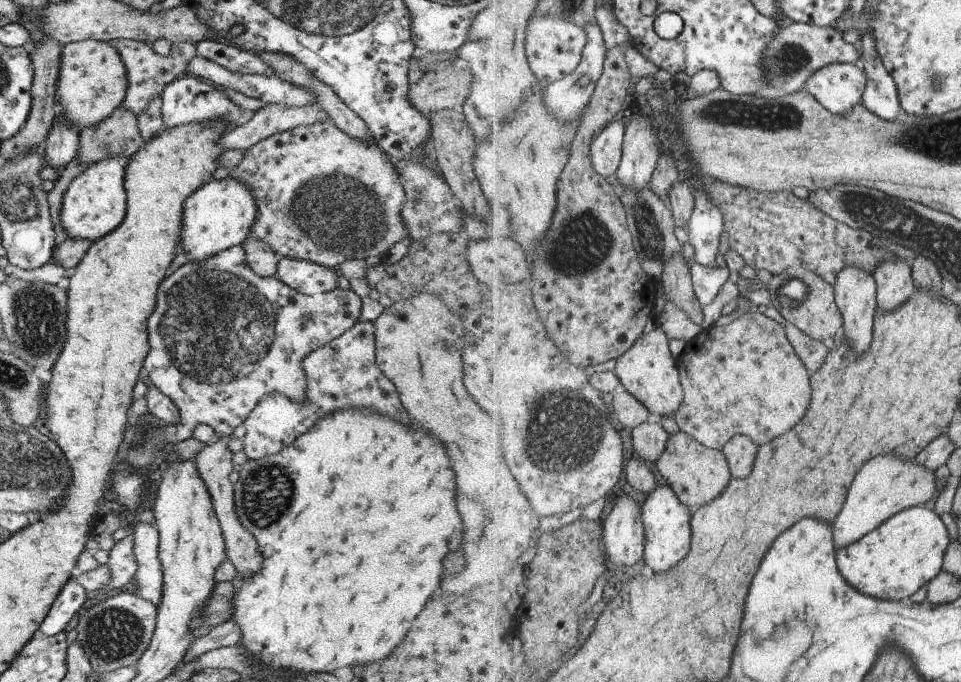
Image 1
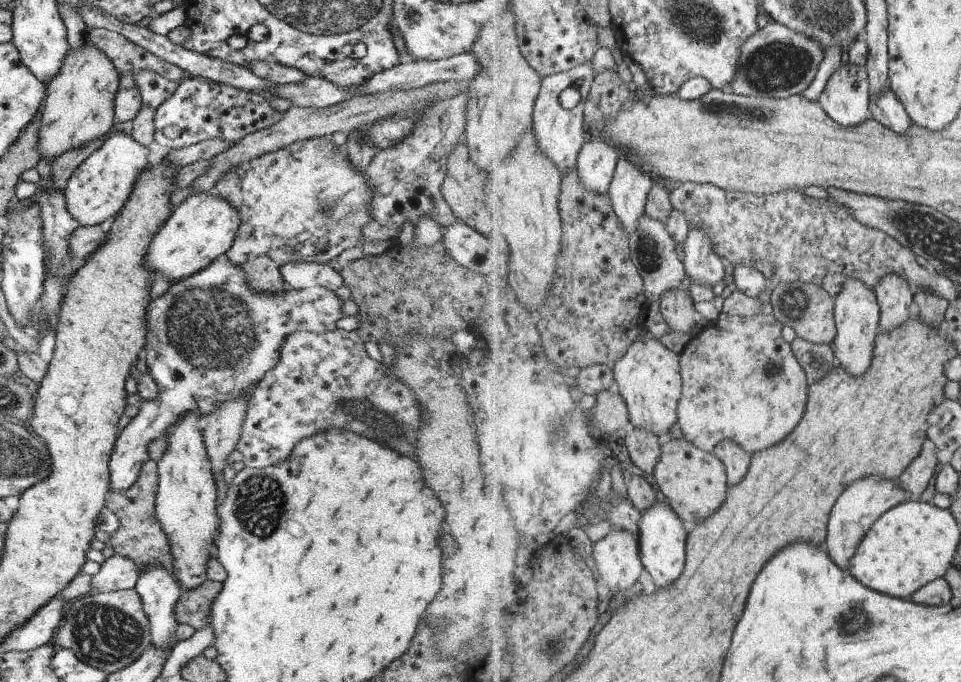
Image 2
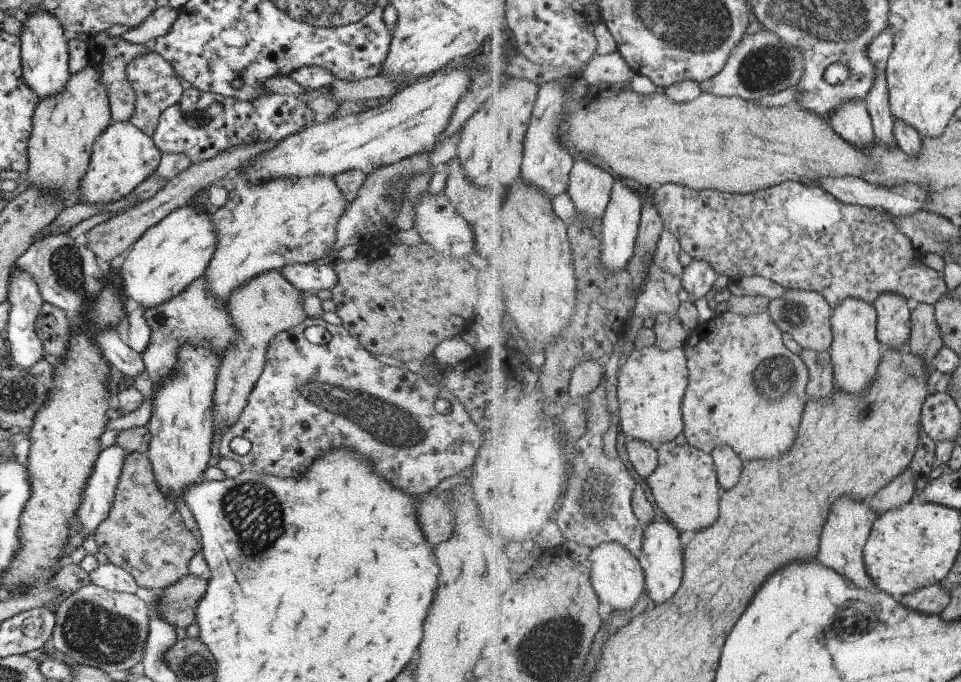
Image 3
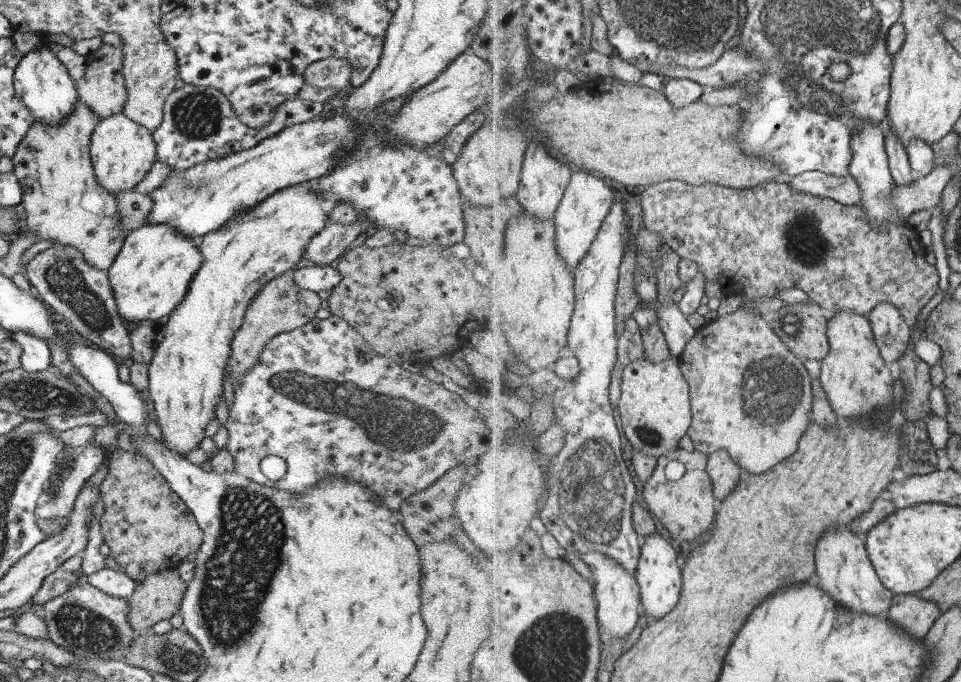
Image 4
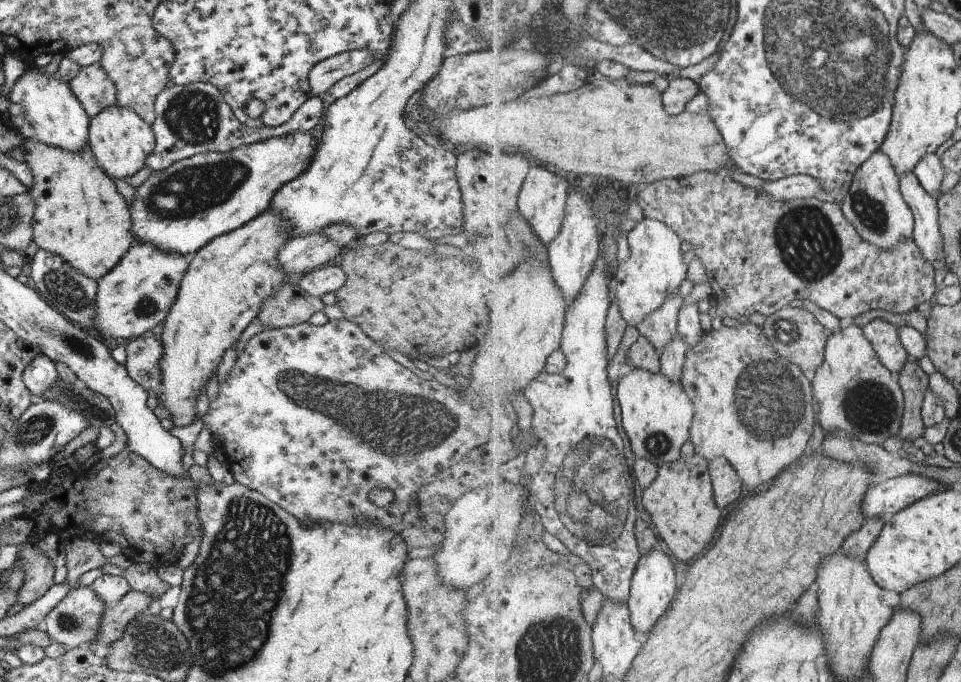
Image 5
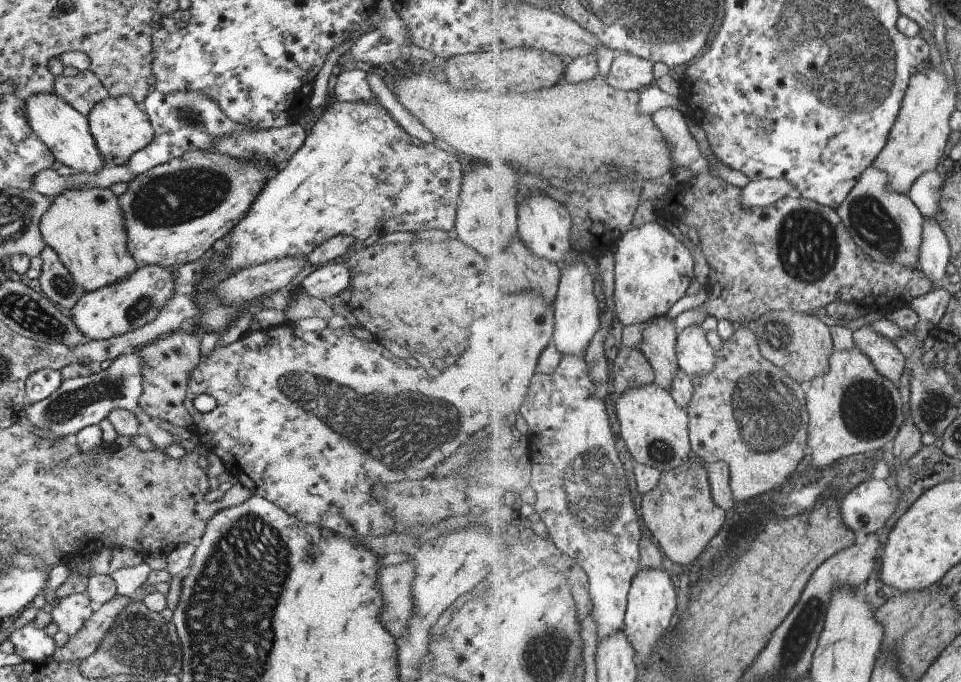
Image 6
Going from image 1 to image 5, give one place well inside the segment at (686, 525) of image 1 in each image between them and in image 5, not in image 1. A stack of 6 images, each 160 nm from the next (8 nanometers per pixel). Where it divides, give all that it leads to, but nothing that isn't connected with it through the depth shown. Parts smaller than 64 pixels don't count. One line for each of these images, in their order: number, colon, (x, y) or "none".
2: (663, 535)
3: (662, 559)
4: (659, 576)
5: (654, 587)

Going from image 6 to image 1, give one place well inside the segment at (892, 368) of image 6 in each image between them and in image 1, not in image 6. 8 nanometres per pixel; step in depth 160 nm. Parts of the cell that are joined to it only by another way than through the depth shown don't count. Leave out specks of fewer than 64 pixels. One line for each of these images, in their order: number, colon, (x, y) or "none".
1: (896, 285)
2: (896, 300)
3: (894, 316)
4: (893, 332)
5: (885, 338)

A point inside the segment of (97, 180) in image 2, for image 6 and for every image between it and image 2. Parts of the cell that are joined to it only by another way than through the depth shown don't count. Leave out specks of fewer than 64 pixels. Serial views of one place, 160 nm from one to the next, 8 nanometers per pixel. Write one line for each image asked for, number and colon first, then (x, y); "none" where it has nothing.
3: (121, 157)
4: (121, 152)
5: (119, 140)
6: (119, 128)

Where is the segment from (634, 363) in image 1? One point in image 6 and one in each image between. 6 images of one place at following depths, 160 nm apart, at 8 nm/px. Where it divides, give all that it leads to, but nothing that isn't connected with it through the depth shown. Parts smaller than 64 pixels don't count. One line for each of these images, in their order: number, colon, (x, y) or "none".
2: (649, 376)
3: (652, 383)
4: (655, 405)
5: (657, 415)
6: (656, 430)

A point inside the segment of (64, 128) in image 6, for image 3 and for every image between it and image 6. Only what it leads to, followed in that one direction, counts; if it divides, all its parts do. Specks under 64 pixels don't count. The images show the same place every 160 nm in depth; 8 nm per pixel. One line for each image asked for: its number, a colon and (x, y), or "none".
3: (43, 50)
4: (42, 83)
5: (41, 107)

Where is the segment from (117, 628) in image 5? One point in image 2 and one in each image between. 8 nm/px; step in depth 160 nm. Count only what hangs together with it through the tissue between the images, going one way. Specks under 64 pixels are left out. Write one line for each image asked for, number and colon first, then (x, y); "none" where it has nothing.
2: (192, 607)
3: (176, 603)
4: (158, 597)

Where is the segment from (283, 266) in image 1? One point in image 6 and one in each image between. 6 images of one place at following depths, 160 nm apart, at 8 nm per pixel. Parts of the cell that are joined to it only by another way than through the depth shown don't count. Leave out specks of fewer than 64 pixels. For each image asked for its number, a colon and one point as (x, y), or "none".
2: (297, 275)
3: (311, 277)
4: (315, 278)
5: (320, 281)
6: (326, 281)

